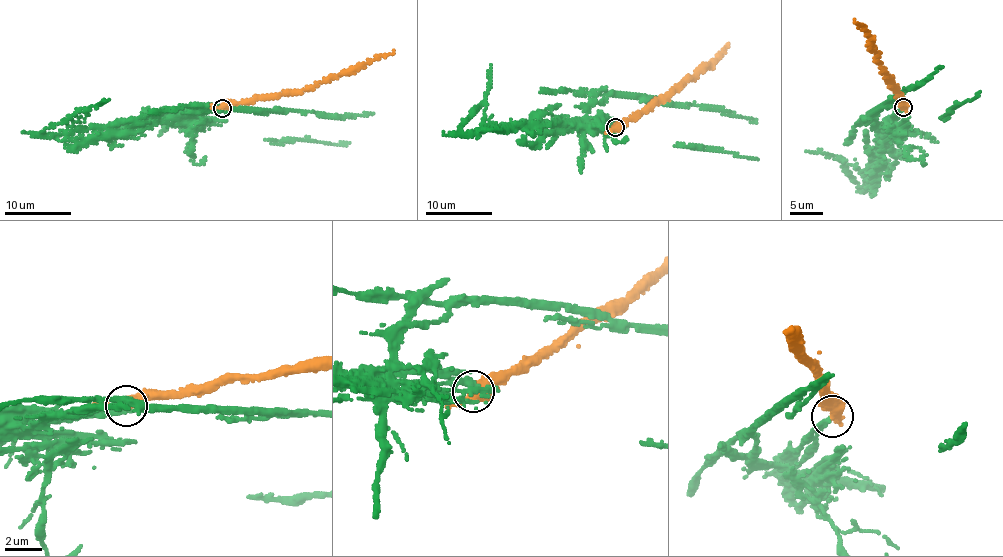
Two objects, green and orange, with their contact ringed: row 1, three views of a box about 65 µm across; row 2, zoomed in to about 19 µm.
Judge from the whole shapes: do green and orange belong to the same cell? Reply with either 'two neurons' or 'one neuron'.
two neurons

